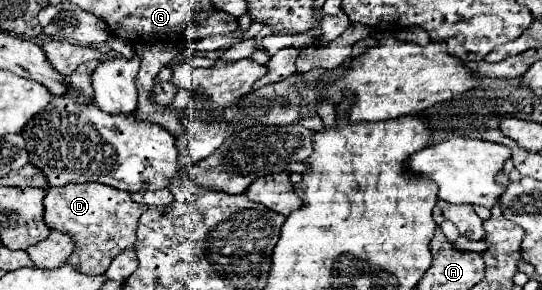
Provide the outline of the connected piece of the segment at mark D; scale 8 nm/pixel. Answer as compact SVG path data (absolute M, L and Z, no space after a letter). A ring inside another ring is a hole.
M67 184L45 190L43 220L51 230L65 232L73 238L75 250L67 262L75 270L83 274L103 274L121 250L135 246L137 224L147 206L135 204L129 198L121 200L121 196L129 194L105 184Z

